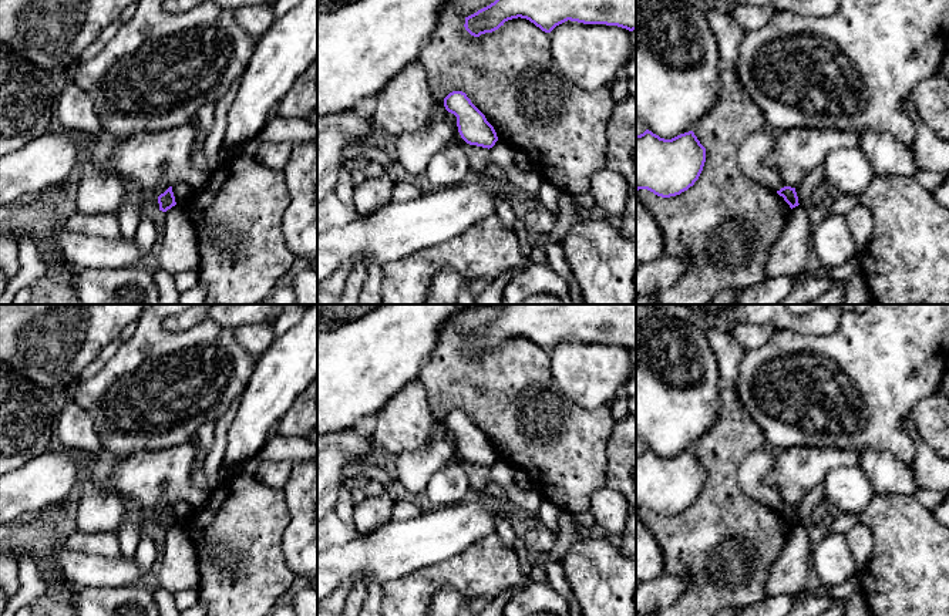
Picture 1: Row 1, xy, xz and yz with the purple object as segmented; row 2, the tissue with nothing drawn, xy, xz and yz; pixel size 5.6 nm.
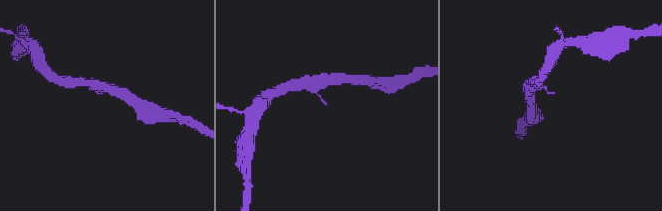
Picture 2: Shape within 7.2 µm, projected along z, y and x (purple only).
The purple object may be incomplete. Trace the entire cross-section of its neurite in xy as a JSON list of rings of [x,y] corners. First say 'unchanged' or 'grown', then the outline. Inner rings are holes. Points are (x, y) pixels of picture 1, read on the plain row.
unchanged; [[[172,505],[158,515],[159,529],[166,531],[176,524]]]

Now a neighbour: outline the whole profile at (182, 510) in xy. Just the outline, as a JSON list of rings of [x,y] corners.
[[[179,501],[172,505],[176,524],[182,524],[192,512],[193,506],[188,501]]]

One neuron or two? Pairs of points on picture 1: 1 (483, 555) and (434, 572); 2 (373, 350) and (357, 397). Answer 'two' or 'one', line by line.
1: one
2: one

